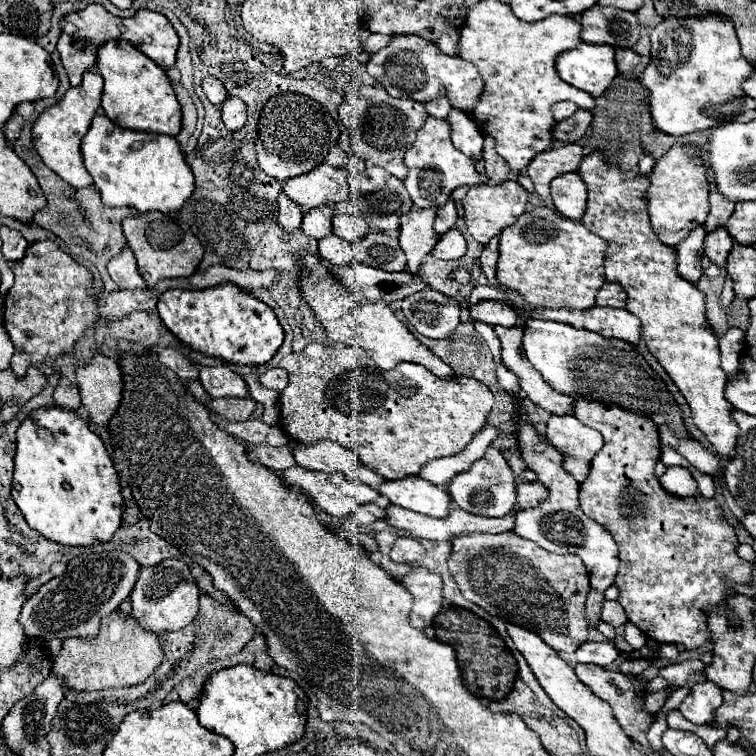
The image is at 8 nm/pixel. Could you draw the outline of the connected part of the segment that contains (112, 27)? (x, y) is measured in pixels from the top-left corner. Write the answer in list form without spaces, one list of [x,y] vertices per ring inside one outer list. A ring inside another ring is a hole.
[[[89,4],[85,10],[67,14],[63,18],[63,22],[71,22],[77,26],[77,32],[73,36],[63,34],[57,42],[57,50],[61,54],[61,62],[63,62],[65,70],[69,74],[71,86],[81,84],[81,76],[95,66],[99,48],[109,40],[127,40],[133,46],[137,46],[145,56],[149,56],[153,62],[157,62],[159,66],[163,66],[163,68],[175,66],[179,36],[173,30],[173,26],[169,24],[169,20],[159,12],[139,10],[133,18],[117,18],[117,16],[111,16],[111,12],[107,12],[101,4]]]

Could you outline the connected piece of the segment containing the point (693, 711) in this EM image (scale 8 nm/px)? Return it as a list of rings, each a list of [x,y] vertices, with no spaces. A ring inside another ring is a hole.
[[[699,682],[691,688],[689,696],[681,702],[679,712],[695,724],[707,724],[713,718],[713,712],[721,706],[721,688],[713,682]]]

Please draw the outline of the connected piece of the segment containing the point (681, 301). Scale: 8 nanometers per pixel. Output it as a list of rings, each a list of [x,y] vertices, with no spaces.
[[[603,152],[583,156],[577,174],[589,190],[587,210],[581,222],[587,230],[607,242],[607,282],[621,284],[627,292],[625,308],[641,318],[643,340],[649,352],[661,362],[685,396],[687,404],[691,406],[695,426],[707,436],[721,456],[733,456],[739,428],[731,420],[733,406],[725,400],[727,378],[719,364],[719,340],[705,314],[705,294],[697,288],[697,284],[691,284],[679,276],[675,268],[675,246],[663,244],[651,228],[645,198],[651,180],[641,174],[629,176],[617,164],[607,162]]]

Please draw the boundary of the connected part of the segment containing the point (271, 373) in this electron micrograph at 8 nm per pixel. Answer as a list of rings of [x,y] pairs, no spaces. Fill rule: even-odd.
[[[271,368],[259,376],[259,384],[275,392],[281,392],[289,384],[289,378],[287,378],[287,372],[283,372],[281,368]]]

